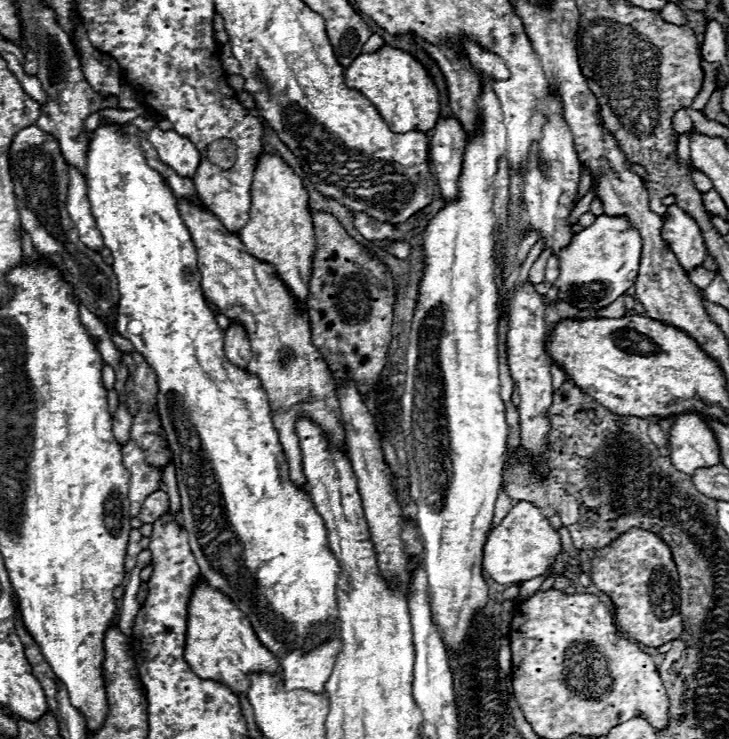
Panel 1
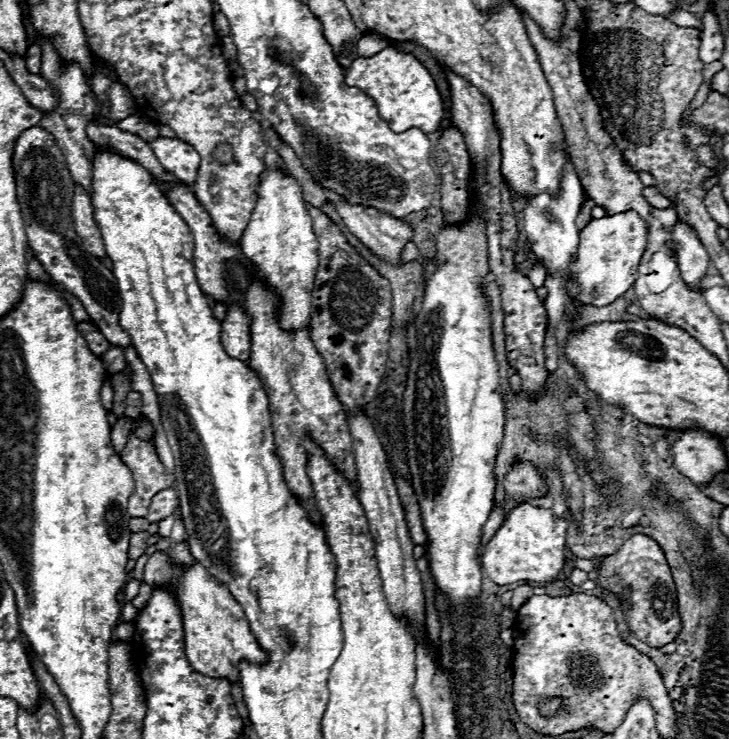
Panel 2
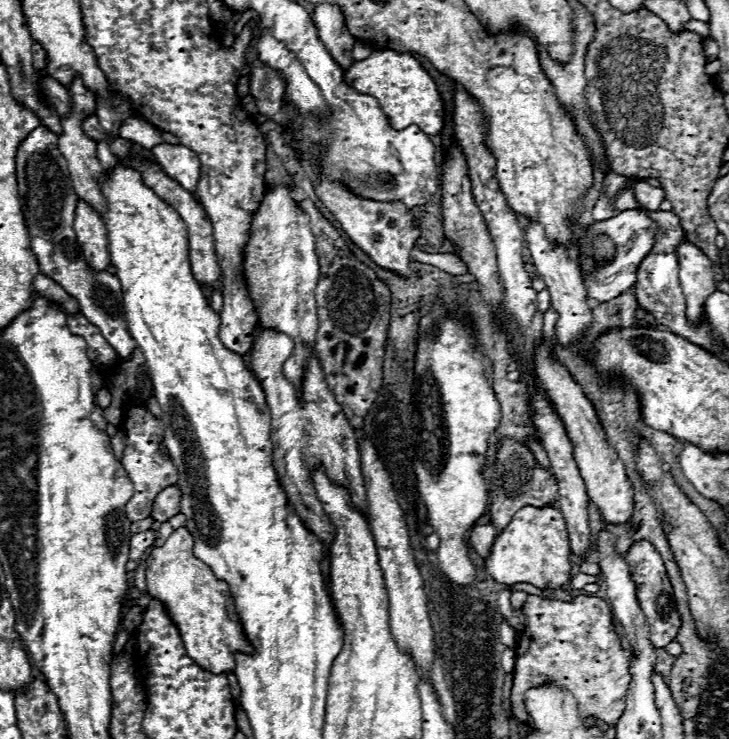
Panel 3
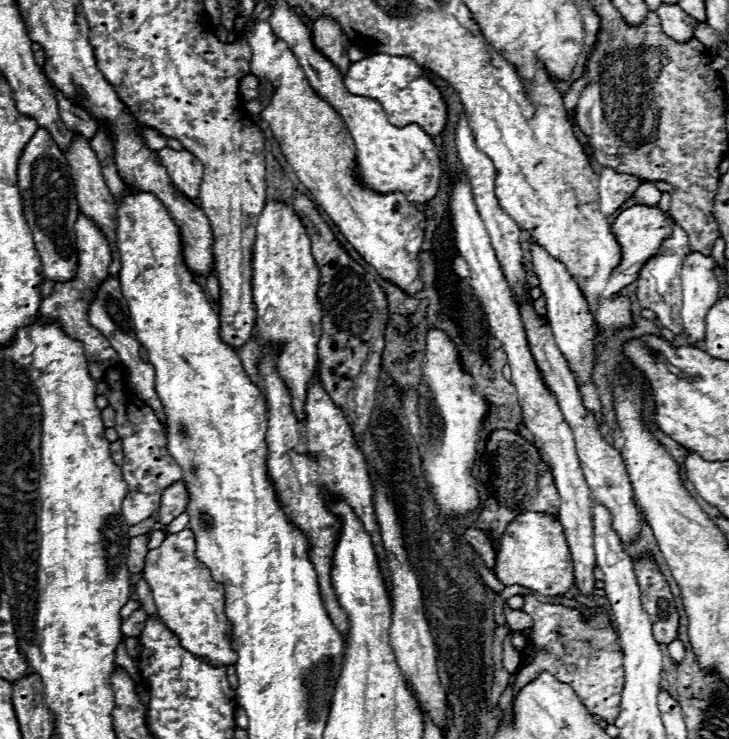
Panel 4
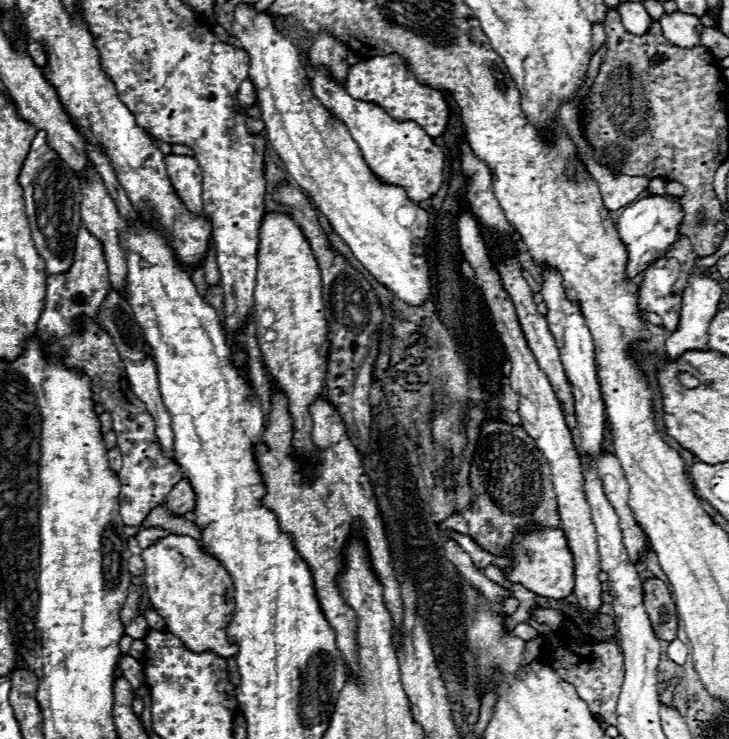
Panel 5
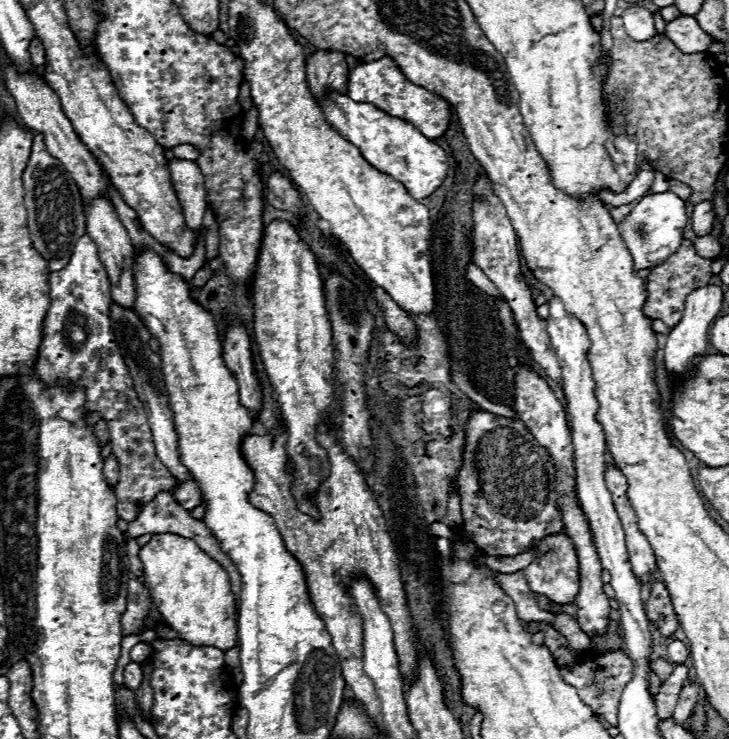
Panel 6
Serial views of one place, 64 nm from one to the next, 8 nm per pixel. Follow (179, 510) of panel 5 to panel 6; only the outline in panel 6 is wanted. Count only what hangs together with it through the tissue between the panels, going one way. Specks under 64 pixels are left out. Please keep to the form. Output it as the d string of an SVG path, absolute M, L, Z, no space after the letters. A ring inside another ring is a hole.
M184 480L174 492L174 502L184 506L184 510L194 510L202 502L202 492L198 490L198 484L194 480Z

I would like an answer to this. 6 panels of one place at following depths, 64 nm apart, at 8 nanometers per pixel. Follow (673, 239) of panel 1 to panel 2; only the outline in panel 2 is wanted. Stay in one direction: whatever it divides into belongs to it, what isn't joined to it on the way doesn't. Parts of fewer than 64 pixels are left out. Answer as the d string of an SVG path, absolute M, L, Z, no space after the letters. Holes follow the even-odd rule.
M680 218L676 220L676 226L672 226L670 236L672 236L672 252L676 254L676 262L680 266L680 276L688 286L698 290L698 282L706 274L710 264L706 248L702 246L696 230L686 222L682 222Z

